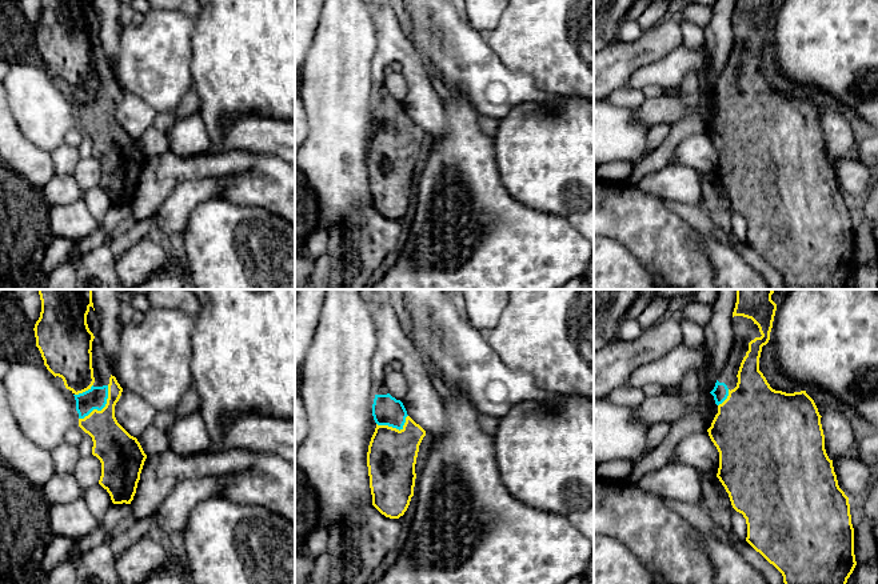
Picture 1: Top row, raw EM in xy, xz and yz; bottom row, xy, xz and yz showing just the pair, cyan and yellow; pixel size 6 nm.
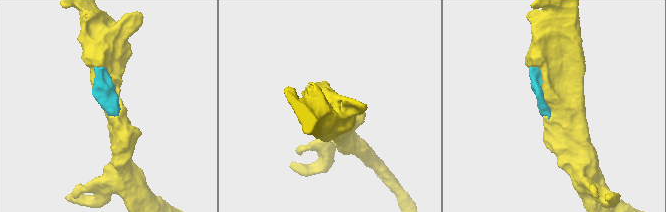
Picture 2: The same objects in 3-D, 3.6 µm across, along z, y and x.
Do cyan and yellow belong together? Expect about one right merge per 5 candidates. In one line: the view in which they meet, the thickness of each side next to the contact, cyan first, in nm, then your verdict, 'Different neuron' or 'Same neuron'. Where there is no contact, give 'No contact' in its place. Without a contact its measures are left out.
Touches cyan in xy. Thickness 130 nm (cyan) against 240 nm. Same neuron

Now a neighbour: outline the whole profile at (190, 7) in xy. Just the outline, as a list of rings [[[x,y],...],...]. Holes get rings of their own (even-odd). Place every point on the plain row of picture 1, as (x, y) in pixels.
[[[148,0],[151,9],[180,11],[196,20],[200,13],[197,0]]]

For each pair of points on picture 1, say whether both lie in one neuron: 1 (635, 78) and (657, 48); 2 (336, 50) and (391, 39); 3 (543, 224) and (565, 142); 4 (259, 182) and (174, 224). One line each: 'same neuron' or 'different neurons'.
1: different neurons
2: different neurons
3: different neurons
4: different neurons

